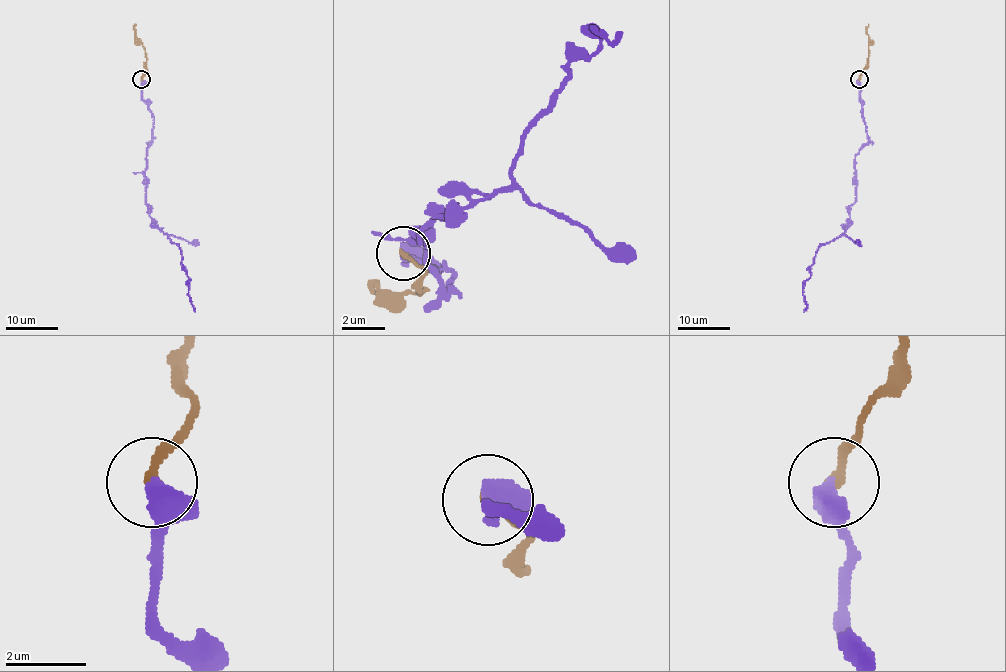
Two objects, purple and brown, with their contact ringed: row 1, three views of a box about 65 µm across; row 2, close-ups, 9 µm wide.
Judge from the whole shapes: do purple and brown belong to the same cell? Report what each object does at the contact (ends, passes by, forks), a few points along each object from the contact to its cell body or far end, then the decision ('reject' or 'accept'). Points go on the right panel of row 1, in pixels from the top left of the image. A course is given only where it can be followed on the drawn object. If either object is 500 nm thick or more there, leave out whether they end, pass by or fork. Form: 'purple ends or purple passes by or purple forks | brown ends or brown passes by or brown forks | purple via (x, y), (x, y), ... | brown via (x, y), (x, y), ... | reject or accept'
purple via (859, 79), (868, 140), (855, 157), (856, 200), (850, 207), (846, 230), (818, 249), (802, 289), (804, 312) | brown via (859, 79), (868, 66), (868, 24) | accept

